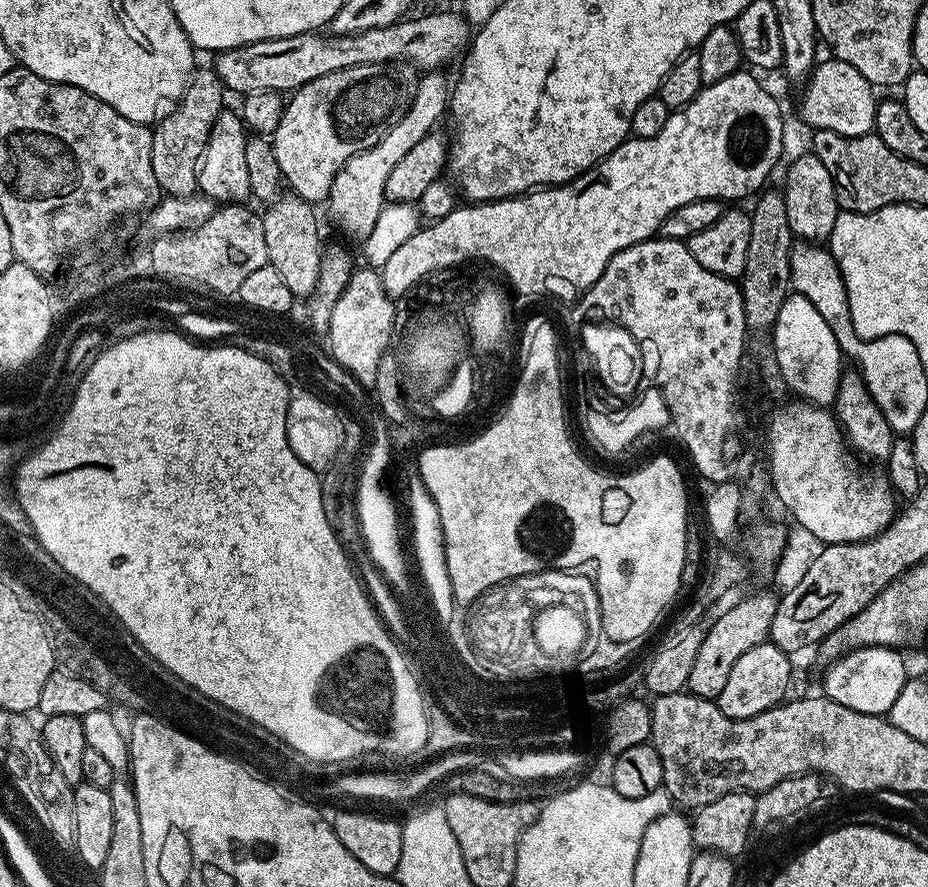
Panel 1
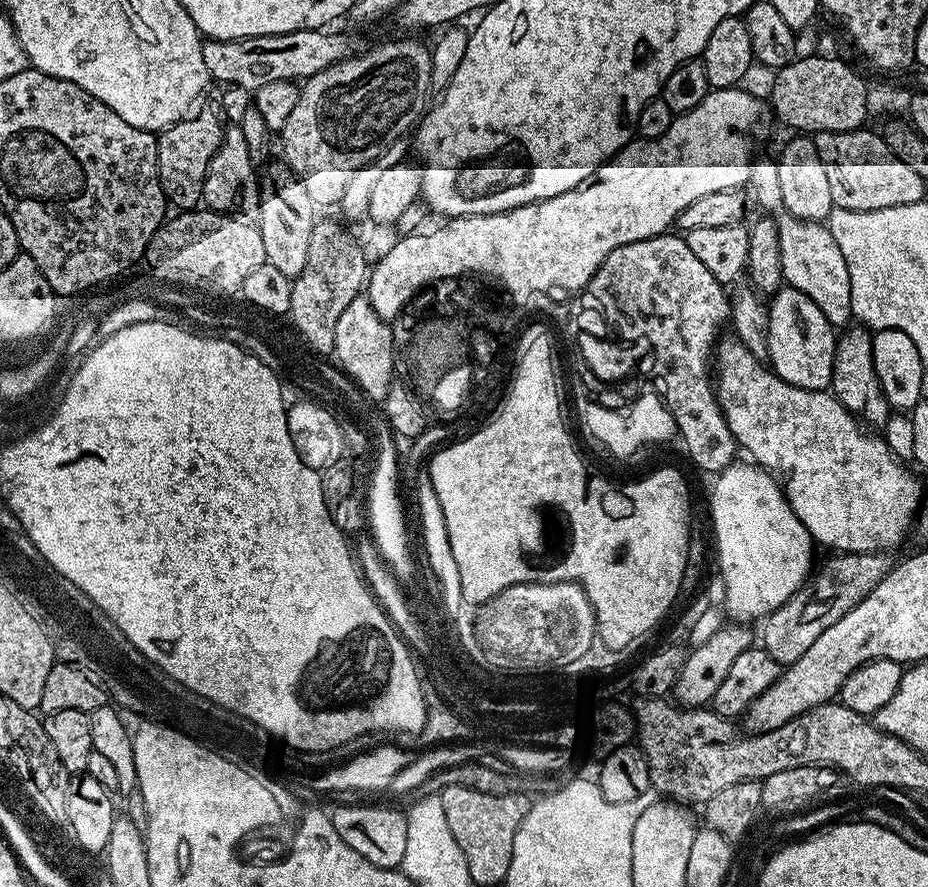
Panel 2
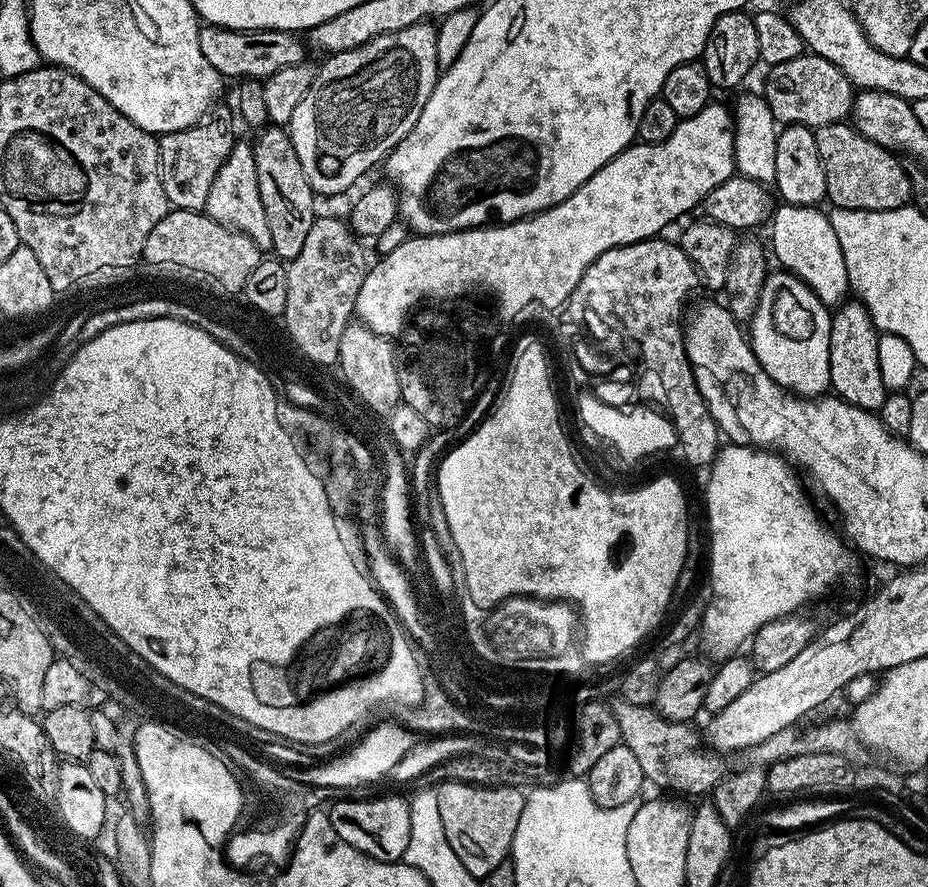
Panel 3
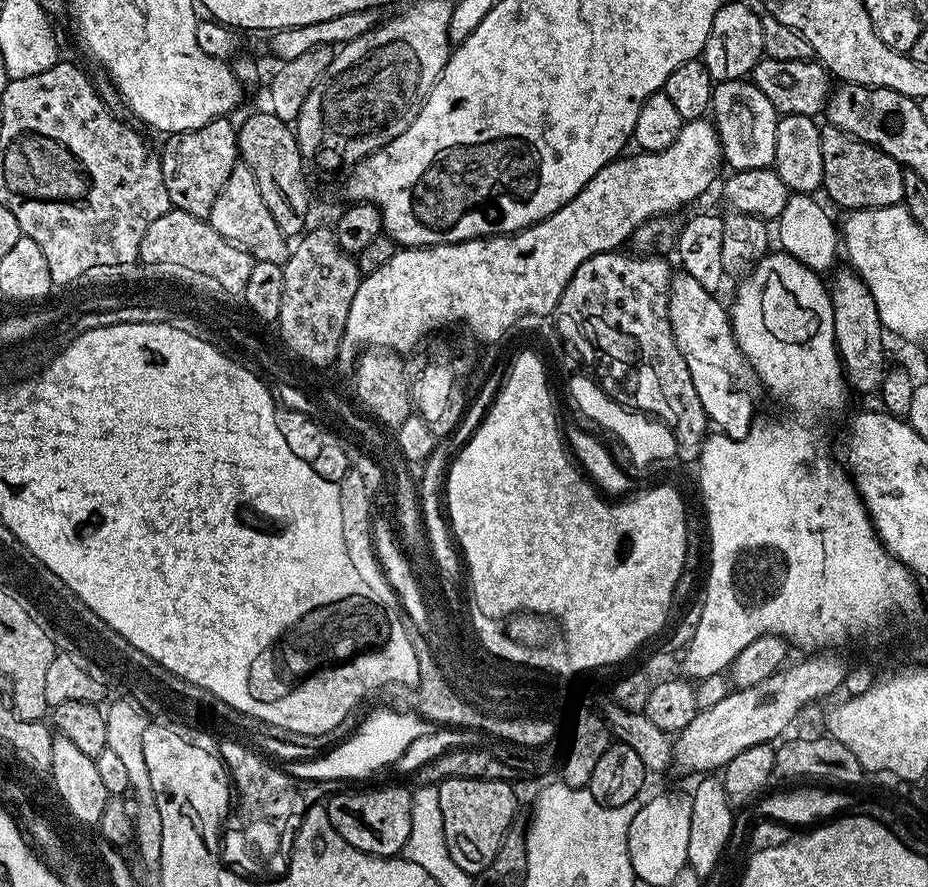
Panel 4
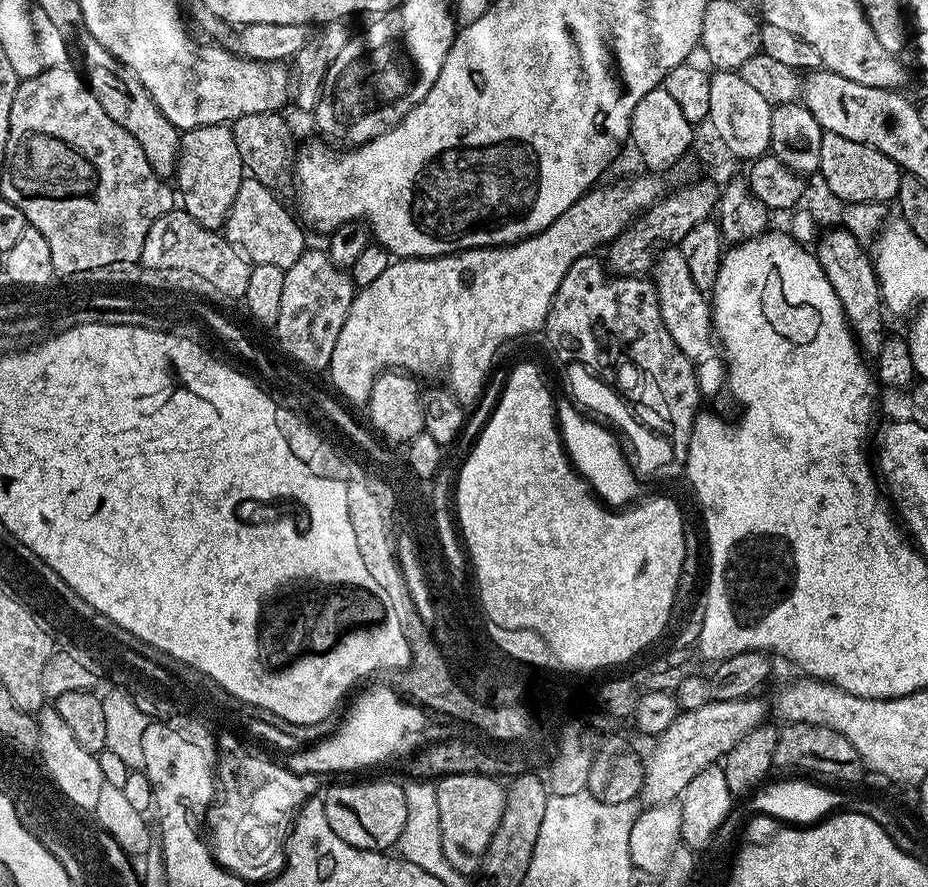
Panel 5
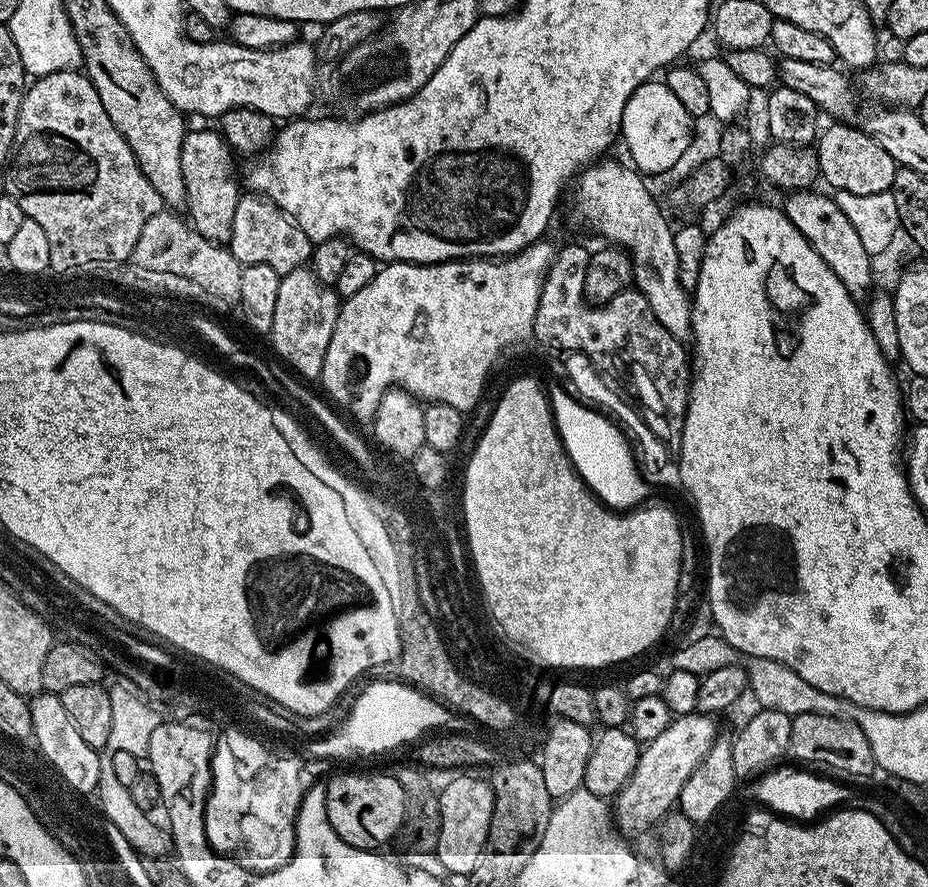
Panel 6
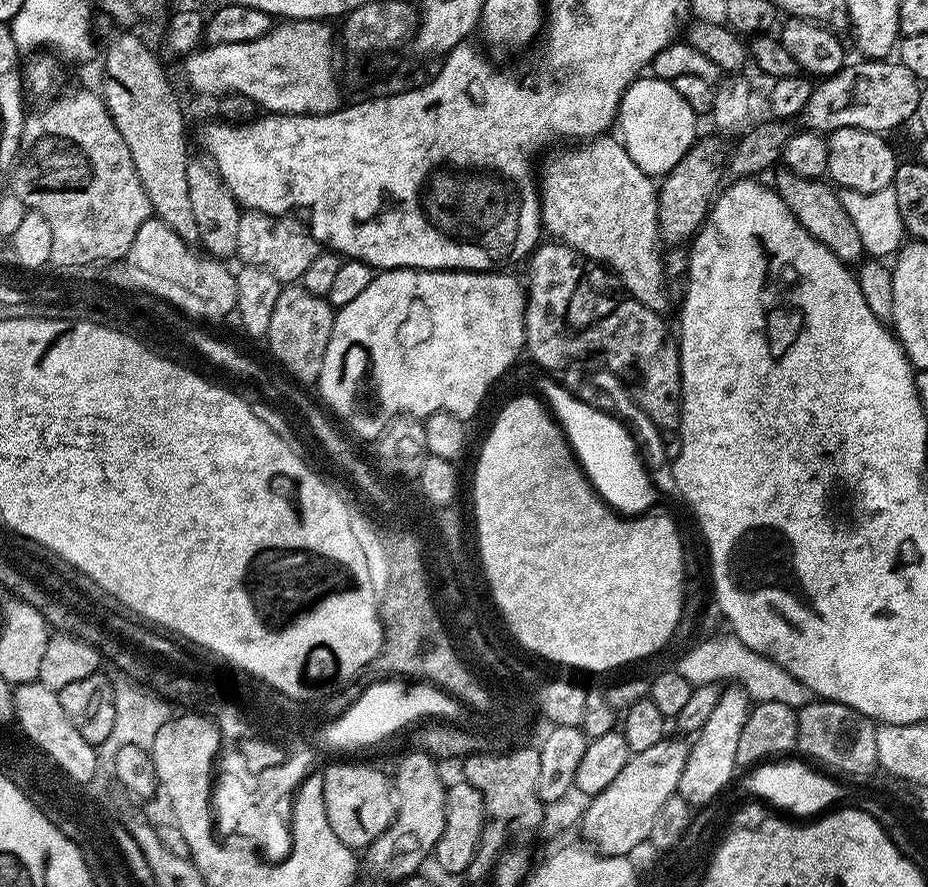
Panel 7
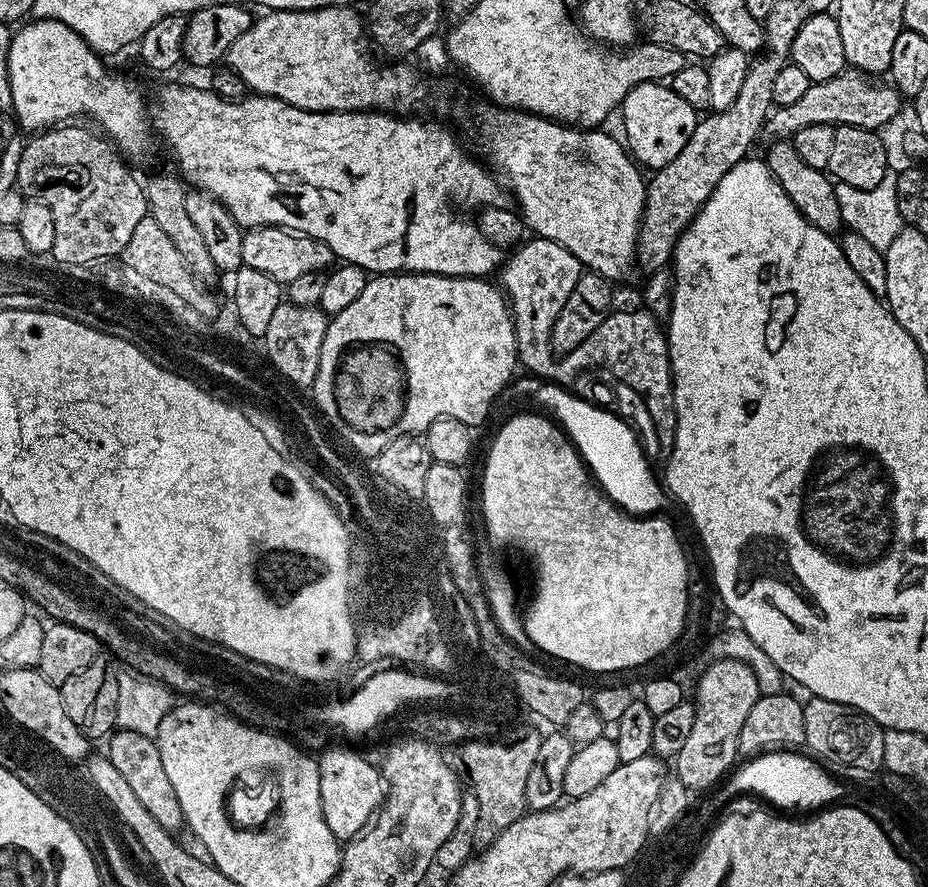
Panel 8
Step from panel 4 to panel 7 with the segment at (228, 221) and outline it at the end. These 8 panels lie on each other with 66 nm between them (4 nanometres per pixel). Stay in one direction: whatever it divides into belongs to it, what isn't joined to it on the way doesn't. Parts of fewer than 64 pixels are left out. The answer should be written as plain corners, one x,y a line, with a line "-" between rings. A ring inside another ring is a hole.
245,211
238,222
238,250
236,256
244,264
253,264
278,278
281,285
295,284
322,251
320,241
314,239
301,221
295,218
271,216
265,212

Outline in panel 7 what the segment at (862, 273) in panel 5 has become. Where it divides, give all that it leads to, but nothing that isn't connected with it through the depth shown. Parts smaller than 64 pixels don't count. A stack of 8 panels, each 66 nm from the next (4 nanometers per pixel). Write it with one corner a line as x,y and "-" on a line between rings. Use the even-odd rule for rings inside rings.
780,170
774,181
774,187
782,198
782,202
786,202
790,214
794,214
797,222
811,236
818,238
818,242
822,242
822,246
826,246
827,252
835,256
837,260
843,260
845,264
852,266
865,255
862,239
859,238
858,231
849,215
846,214
846,210
842,208
842,203
837,196
837,189
831,183
825,182
823,179
802,178
787,170

